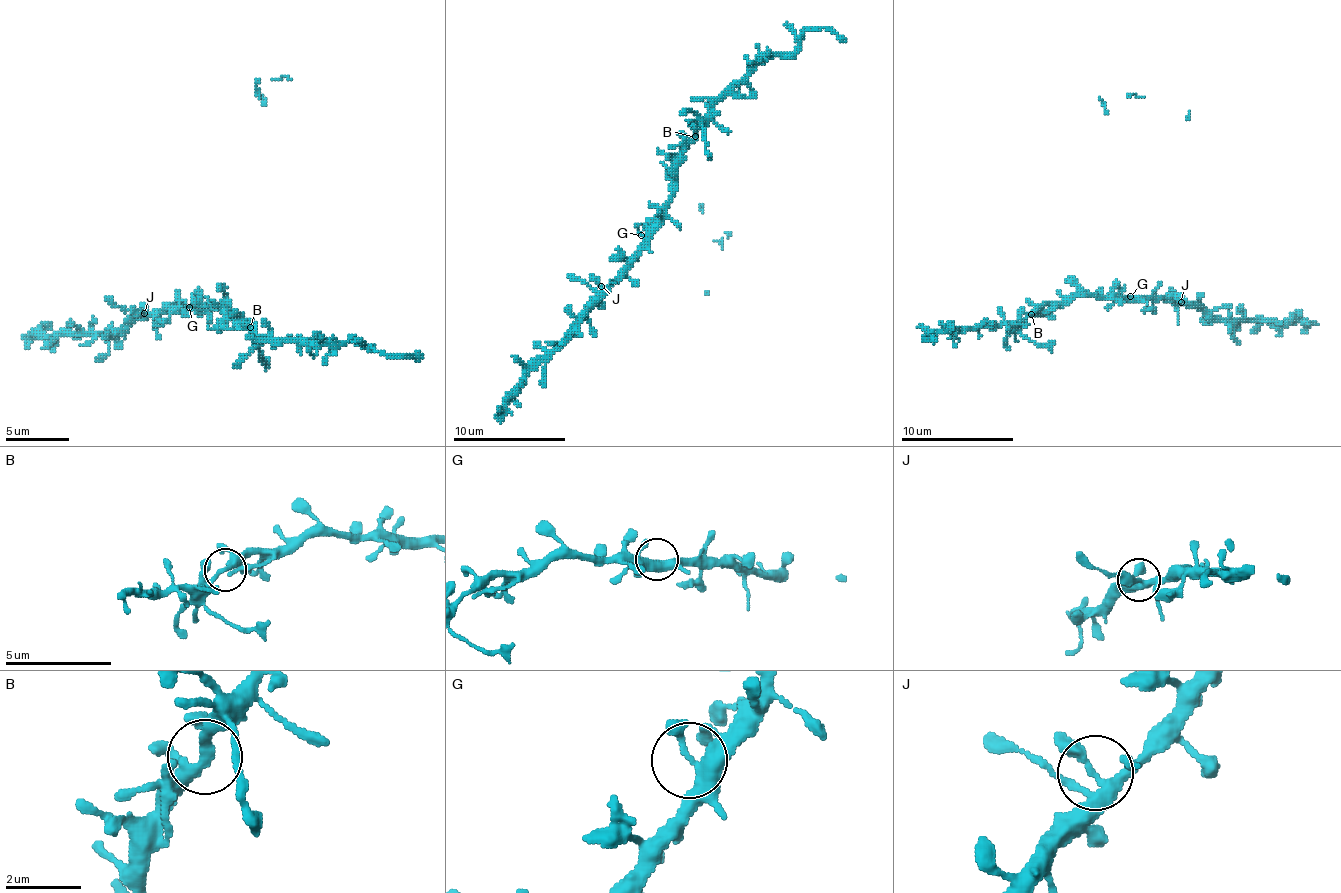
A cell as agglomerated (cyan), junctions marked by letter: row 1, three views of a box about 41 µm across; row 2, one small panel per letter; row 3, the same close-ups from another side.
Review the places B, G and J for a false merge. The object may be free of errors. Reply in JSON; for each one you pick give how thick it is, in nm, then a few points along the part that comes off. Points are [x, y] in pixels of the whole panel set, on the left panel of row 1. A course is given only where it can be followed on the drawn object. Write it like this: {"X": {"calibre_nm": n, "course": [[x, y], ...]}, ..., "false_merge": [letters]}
{"false_merge": []}

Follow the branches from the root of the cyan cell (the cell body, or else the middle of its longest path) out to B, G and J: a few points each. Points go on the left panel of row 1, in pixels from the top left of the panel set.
B: (221, 307), (237, 313), (250, 326)
G: (221, 307), (189, 307)
J: (221, 307), (163, 307), (157, 313), (144, 313)

